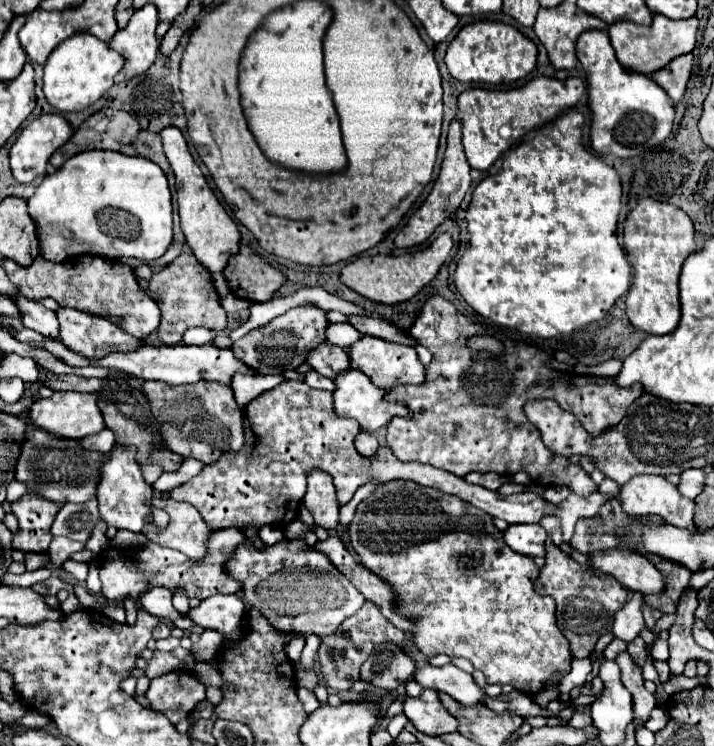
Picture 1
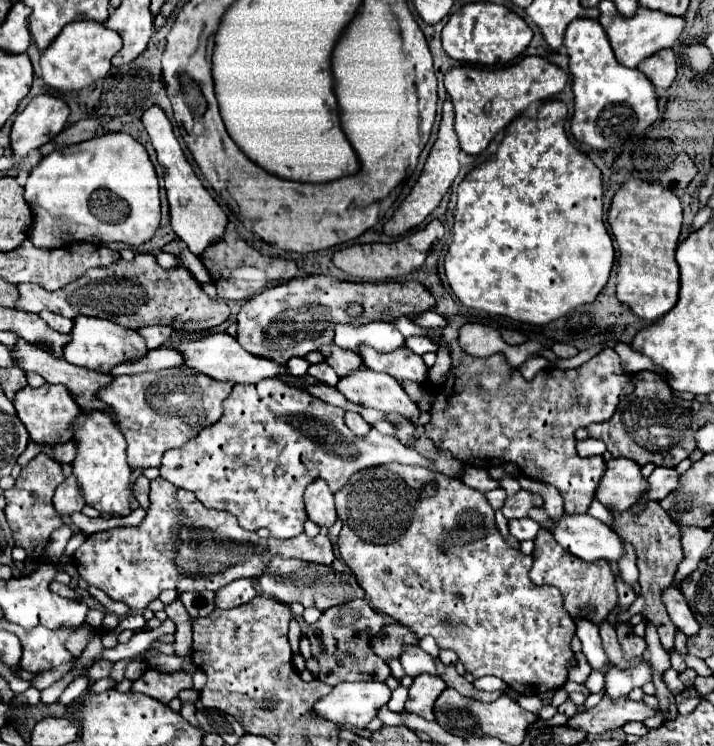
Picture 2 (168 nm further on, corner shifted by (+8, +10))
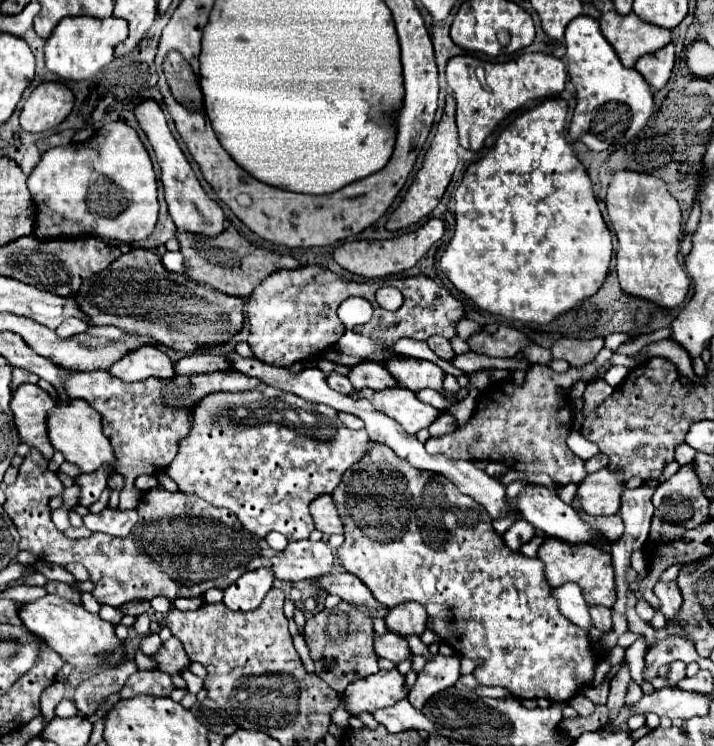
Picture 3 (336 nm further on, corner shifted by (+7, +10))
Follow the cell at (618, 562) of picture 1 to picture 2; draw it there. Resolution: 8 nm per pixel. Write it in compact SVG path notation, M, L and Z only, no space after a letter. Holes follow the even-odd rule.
M564 513L558 521L550 519L548 531L566 551L584 561L604 559L616 563L624 553L620 537L610 527L590 517L588 513L584 515Z

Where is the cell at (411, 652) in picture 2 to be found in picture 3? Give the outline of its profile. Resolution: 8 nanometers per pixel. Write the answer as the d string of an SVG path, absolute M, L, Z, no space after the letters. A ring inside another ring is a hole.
M389 631L383 637L375 635L375 651L379 657L385 657L393 663L401 663L413 655L413 651L409 649L409 643L403 637L397 637L395 633L389 633Z

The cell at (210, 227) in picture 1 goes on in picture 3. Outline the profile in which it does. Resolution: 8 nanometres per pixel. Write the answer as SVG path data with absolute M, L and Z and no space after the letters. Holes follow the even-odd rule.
M147 99L141 105L137 105L133 113L135 113L141 129L145 131L155 155L157 155L157 163L161 167L161 181L165 187L165 201L167 201L169 215L171 215L173 223L177 225L177 229L183 229L183 231L193 233L193 235L205 235L205 237L221 235L225 229L223 209L201 187L195 171L191 169L187 157L183 155L183 151L181 151L179 143L175 141L171 129L167 127L167 119L165 119L159 103L153 99Z

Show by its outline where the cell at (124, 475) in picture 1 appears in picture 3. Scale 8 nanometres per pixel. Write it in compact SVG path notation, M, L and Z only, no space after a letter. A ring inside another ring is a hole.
M75 399L69 405L55 407L49 413L47 427L49 427L49 439L51 439L53 447L57 451L61 451L69 463L75 463L81 469L81 473L93 473L101 465L109 465L111 471L115 471L117 459L115 459L109 439L103 433L103 419L87 401Z

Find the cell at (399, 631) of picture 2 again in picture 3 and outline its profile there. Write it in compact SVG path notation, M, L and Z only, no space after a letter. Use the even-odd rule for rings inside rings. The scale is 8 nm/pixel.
M403 603L403 605L389 609L389 613L385 617L387 629L399 637L423 635L427 611L421 607L423 605L419 605L419 603Z

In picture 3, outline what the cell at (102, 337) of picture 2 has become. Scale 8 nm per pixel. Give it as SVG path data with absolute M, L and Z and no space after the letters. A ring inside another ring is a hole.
M143 345L125 353L117 363L113 363L107 373L121 381L143 381L147 377L173 377L173 361L161 353L155 345Z

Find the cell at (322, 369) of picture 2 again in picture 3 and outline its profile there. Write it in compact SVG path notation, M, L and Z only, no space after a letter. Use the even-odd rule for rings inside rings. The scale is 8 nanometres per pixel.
M331 373L329 377L327 377L327 381L329 381L329 387L331 389L335 389L335 391L339 391L339 393L345 393L345 395L351 395L355 389L353 389L353 385L349 383L349 379L345 377L345 375L339 375L339 373Z

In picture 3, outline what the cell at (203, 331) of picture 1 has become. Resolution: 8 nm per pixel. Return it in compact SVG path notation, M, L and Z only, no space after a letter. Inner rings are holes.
M89 327L87 333L89 335L97 335L97 337L109 337L109 339L117 339L121 335L129 335L119 327Z

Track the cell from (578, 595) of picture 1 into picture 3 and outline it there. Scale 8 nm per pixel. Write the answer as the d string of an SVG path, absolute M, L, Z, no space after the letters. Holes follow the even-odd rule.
M545 537L543 545L537 551L537 557L545 565L545 579L551 587L565 585L565 583L577 583L581 587L581 593L589 605L603 605L611 607L615 601L615 577L611 567L611 557L607 551L595 547L595 545L567 545L563 541Z

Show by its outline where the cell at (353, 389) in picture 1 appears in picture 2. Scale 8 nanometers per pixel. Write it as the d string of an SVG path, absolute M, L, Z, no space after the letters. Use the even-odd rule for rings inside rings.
M362 369L360 373L352 373L352 377L342 377L336 389L352 403L384 413L400 413L410 423L416 423L420 415L416 403L406 395L402 385L386 373Z

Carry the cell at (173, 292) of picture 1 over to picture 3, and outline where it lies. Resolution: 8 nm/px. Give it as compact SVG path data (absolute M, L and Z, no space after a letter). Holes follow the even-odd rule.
M131 249L127 255L121 255L105 271L85 279L79 291L71 295L71 299L79 305L83 315L89 317L89 325L115 325L127 333L149 335L157 339L161 345L171 347L181 353L193 353L201 345L227 343L241 329L241 323L245 319L243 303L239 297L231 297L215 289L201 287L197 281L189 279L187 275L169 273L161 265L159 257L147 249Z

